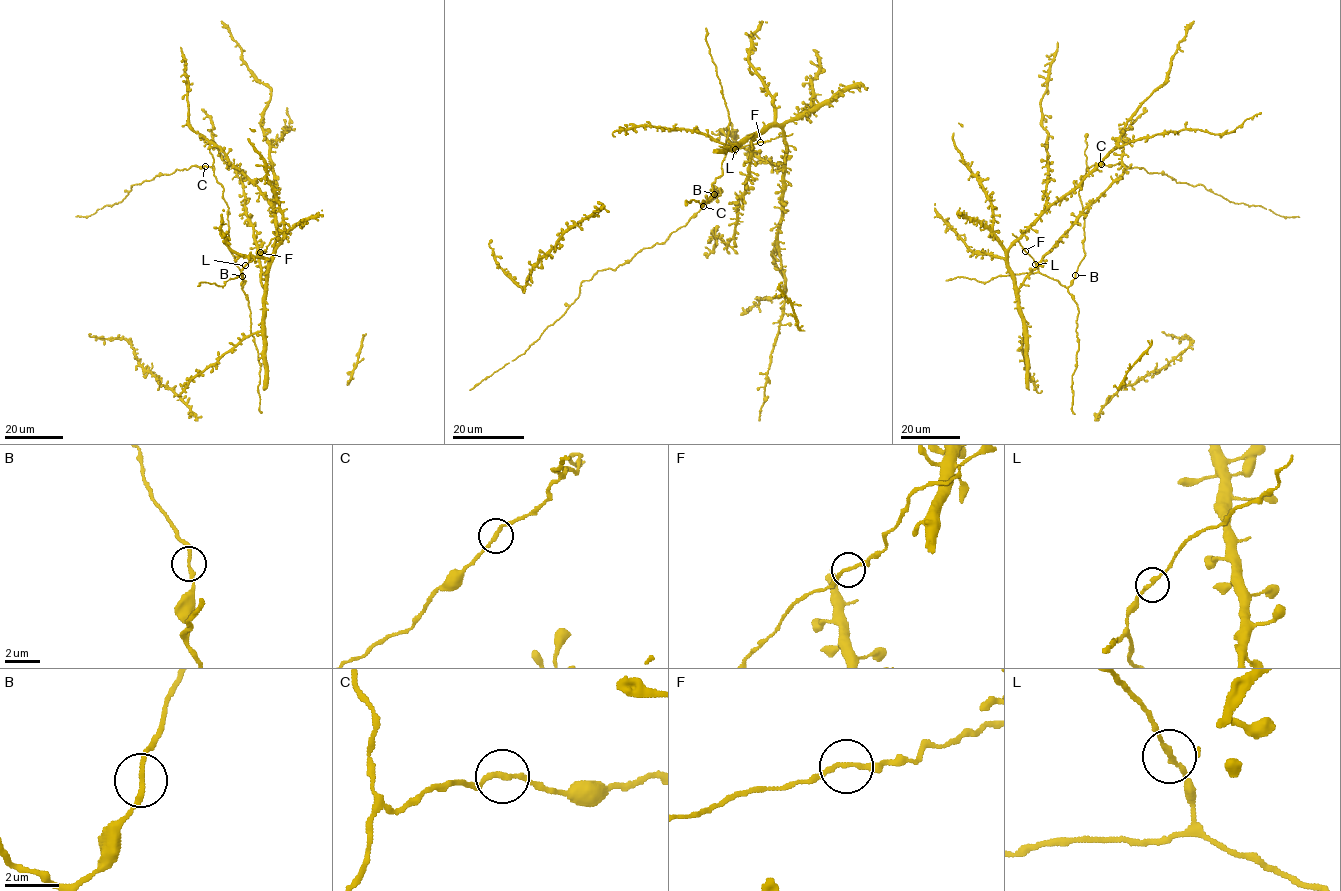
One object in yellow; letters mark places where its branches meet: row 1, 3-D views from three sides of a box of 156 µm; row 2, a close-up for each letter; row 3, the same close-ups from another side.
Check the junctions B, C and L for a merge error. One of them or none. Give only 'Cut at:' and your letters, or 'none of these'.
Cut at: none of these

